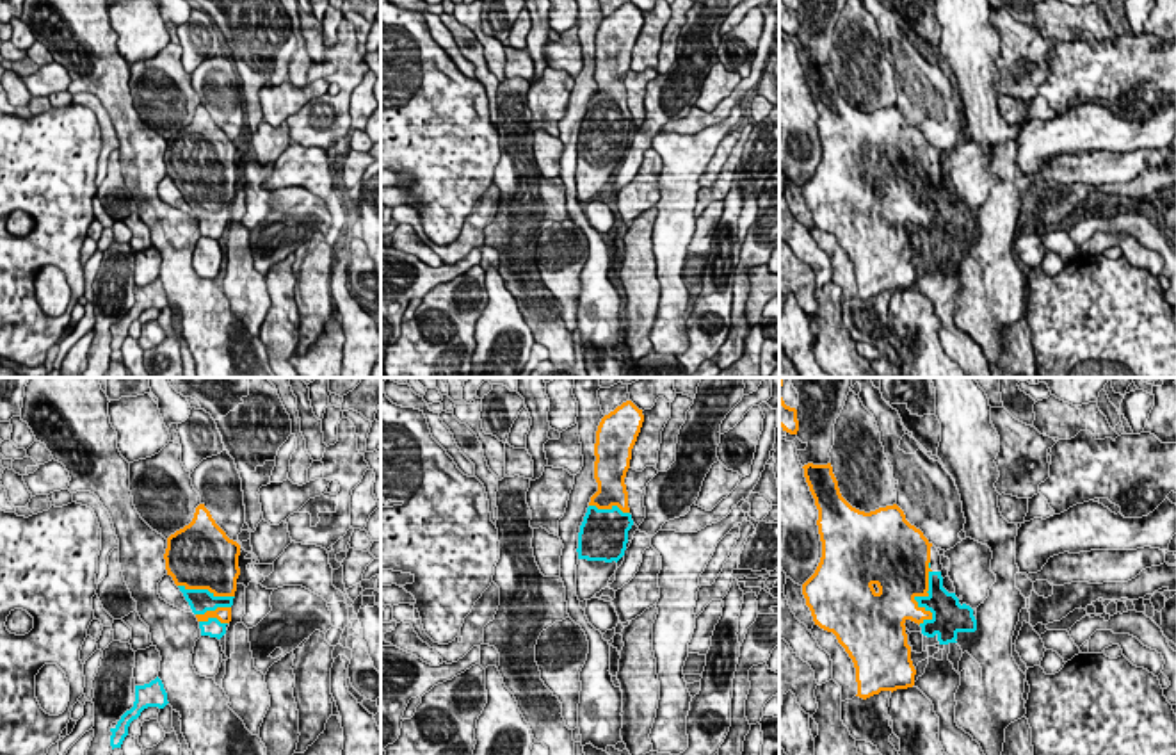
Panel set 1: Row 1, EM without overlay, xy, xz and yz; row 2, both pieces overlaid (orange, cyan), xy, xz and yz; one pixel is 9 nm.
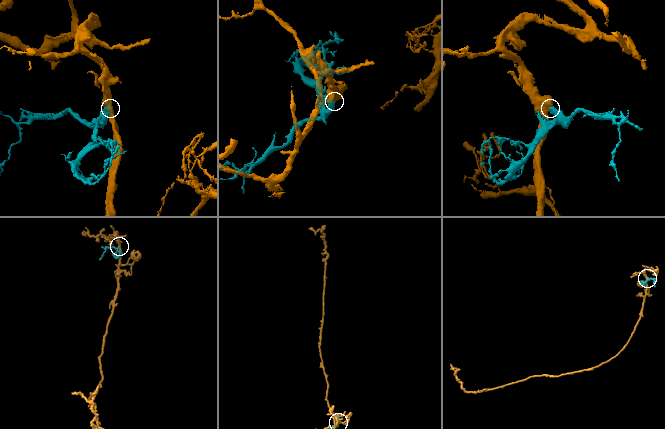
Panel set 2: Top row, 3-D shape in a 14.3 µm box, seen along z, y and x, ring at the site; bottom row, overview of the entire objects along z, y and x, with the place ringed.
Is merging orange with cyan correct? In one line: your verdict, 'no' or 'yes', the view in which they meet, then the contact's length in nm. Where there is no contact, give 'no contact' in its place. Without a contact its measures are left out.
yes | yz | 600 nm

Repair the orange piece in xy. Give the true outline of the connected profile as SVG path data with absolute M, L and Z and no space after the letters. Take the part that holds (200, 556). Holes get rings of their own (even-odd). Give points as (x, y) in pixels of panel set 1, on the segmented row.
M205 504L189 525L167 538L167 575L196 614L201 636L221 639L231 621L240 545L226 536Z

